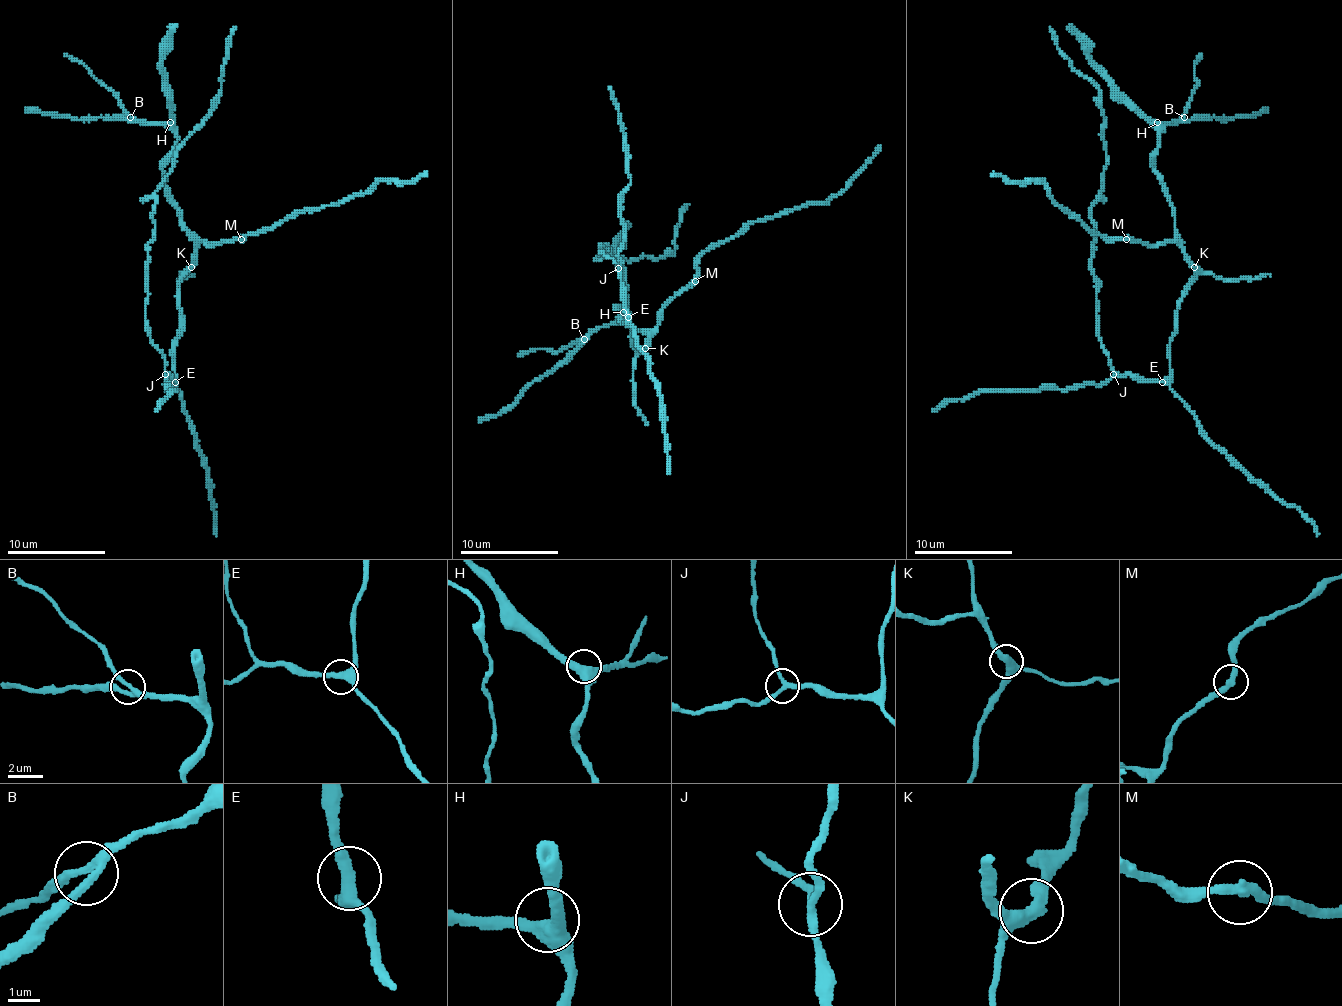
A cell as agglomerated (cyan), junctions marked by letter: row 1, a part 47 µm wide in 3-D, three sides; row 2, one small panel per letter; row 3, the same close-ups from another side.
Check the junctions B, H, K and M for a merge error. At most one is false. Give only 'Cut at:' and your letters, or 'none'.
Cut at: none

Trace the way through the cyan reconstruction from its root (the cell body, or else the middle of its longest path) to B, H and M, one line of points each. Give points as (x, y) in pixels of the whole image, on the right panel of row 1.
B: (1170, 370), (1175, 311), (1194, 269), (1175, 227), (1175, 210), (1155, 169), (1155, 152), (1157, 134), (1184, 117)
H: (1170, 370), (1170, 338), (1175, 330), (1175, 311), (1194, 269), (1175, 227), (1175, 210), (1155, 169), (1157, 122)
M: (1170, 370), (1170, 338), (1175, 330), (1175, 311), (1194, 269), (1177, 242), (1143, 245), (1126, 240)

